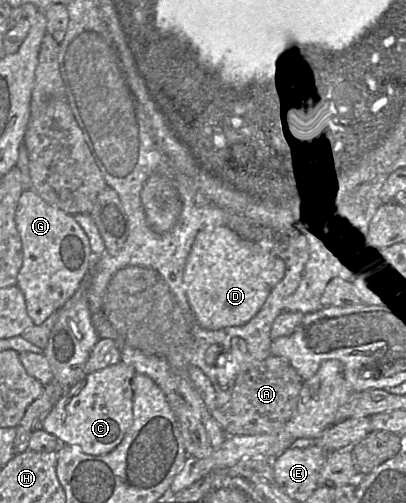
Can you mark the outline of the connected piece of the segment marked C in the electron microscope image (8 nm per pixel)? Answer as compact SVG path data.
M119 361L86 375L69 388L44 415L42 429L58 438L61 445L77 445L88 455L100 456L113 451L133 422L131 379L136 370Z

